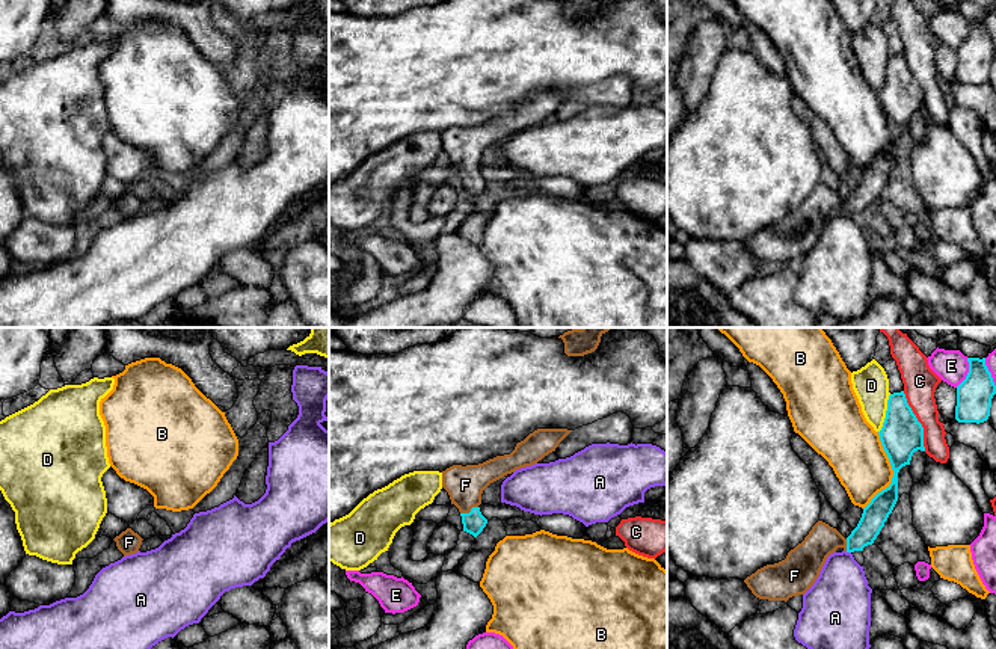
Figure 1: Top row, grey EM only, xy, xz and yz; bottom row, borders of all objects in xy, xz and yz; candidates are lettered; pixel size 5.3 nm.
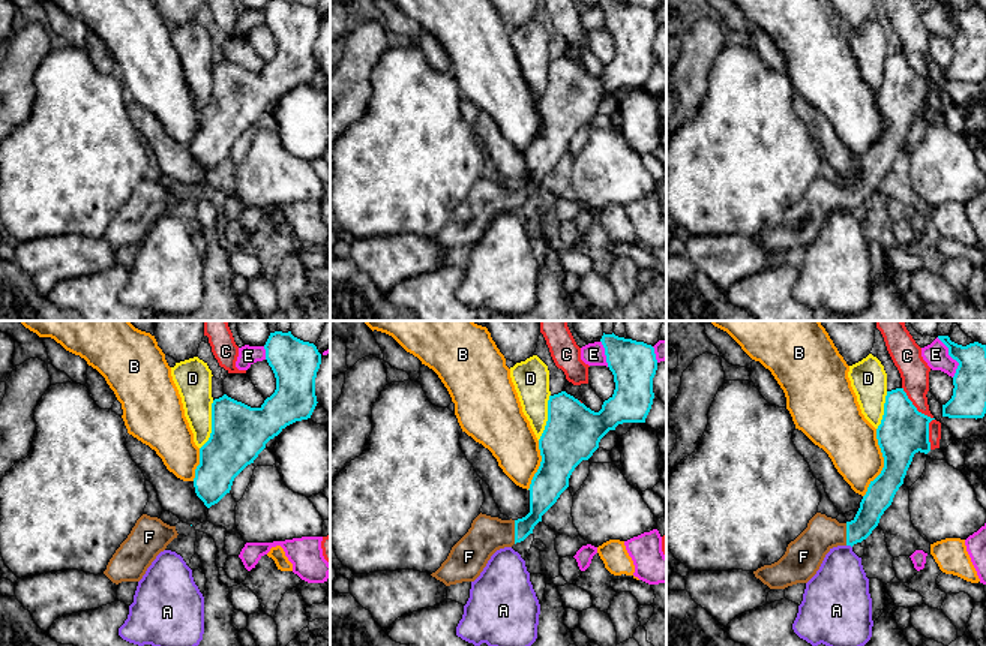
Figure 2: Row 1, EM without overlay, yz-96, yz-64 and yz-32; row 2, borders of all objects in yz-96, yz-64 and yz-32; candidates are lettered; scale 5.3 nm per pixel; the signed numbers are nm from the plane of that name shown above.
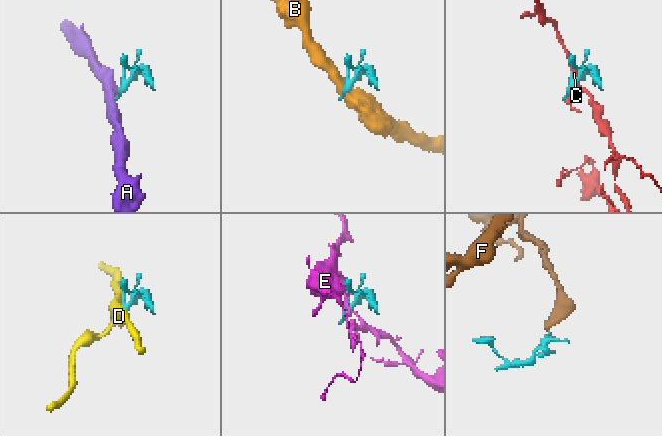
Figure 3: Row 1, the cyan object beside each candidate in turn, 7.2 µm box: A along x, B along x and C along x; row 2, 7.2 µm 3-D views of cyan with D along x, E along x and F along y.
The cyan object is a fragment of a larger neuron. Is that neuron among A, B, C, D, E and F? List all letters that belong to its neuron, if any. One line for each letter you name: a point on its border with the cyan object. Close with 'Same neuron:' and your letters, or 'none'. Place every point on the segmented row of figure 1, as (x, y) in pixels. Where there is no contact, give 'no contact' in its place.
F: meets cyan in xz at (470, 512)
Same neuron: F

